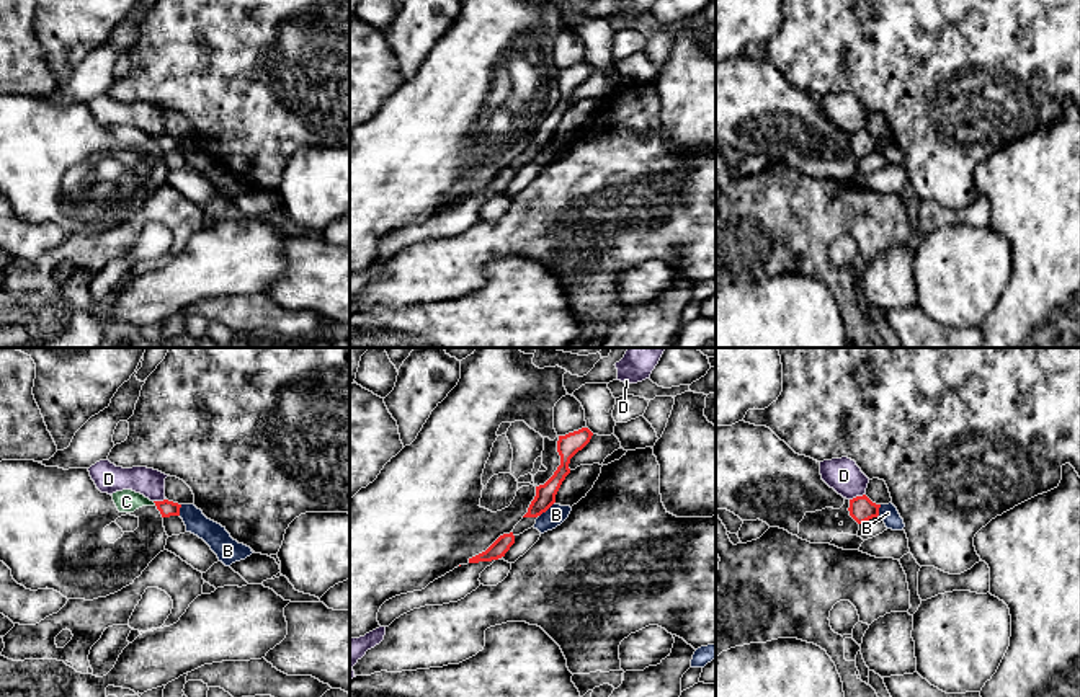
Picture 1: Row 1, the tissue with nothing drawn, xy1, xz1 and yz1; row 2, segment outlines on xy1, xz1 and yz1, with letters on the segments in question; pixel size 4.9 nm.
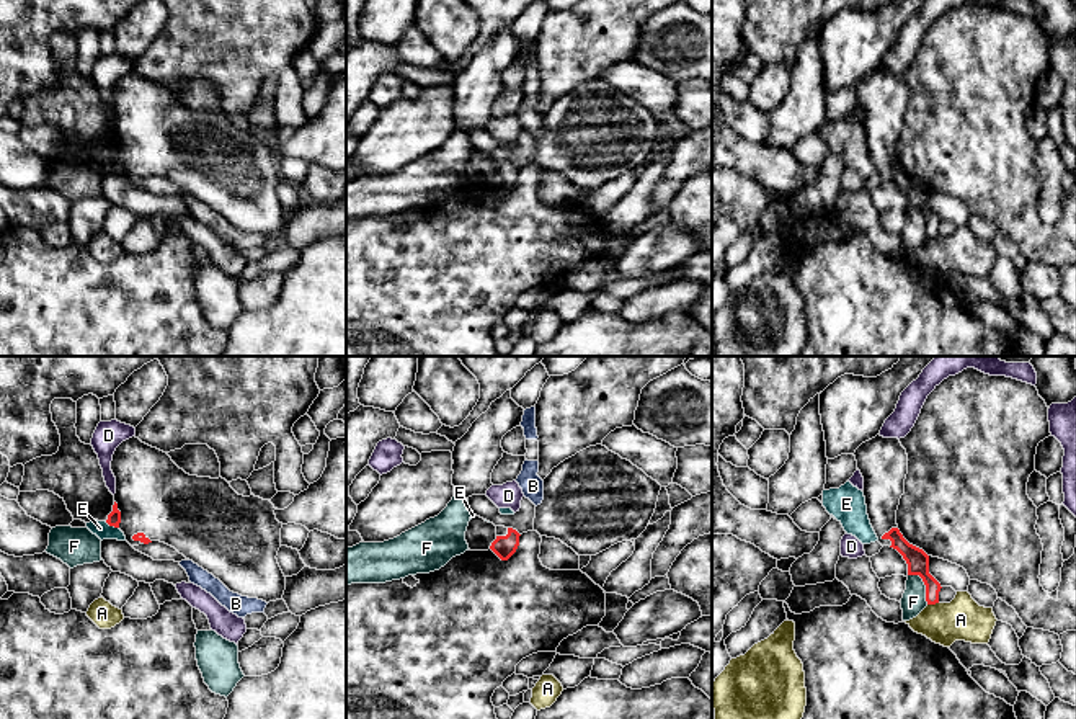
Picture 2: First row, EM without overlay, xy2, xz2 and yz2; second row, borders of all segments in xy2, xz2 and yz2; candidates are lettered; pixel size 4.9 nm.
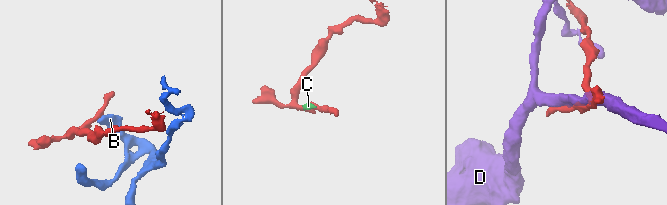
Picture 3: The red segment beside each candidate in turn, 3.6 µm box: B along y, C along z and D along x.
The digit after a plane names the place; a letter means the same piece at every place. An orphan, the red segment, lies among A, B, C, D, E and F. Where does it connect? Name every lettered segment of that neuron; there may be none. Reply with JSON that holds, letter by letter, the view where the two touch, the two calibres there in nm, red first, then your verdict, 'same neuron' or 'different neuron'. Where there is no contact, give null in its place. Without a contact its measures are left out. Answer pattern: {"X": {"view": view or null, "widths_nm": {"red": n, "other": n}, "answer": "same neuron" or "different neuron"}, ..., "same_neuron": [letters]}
{"A": {"view": "yz2", "widths_nm": {"red": 110, "other": 200}, "answer": "different neuron"}, "B": {"view": "xz1", "widths_nm": {"red": 100, "other": 100}, "answer": "different neuron"}, "C": {"view": "xy1", "widths_nm": {"red": 80, "other": 110}, "answer": "different neuron"}, "D": {"view": "yz1", "widths_nm": {"red": 120, "other": 170}, "answer": "different neuron"}, "E": {"view": "xy2", "widths_nm": {"red": 60, "other": 80}, "answer": "different neuron"}, "F": {"view": "yz2", "widths_nm": {"red": 110, "other": 120}, "answer": "different neuron"}, "same_neuron": []}

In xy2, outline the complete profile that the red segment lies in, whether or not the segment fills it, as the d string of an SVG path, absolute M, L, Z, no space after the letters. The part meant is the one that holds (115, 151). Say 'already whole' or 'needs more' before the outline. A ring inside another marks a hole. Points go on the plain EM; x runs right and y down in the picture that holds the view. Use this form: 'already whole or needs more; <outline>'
needs more; M136 70L116 82L111 105L116 127L106 157L119 162L131 180L165 176L233 227L266 237L282 232L286 211L276 193L282 157L276 154L276 142L269 134L238 129L222 111L189 109L167 87Z

